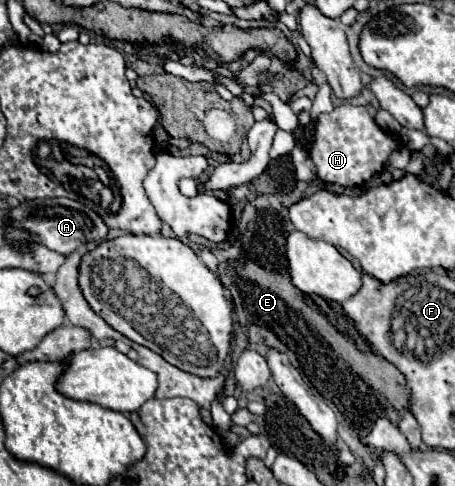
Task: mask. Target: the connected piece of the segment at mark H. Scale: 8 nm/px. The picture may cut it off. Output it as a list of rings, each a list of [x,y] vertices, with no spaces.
[[[342,104],[330,114],[320,114],[316,120],[316,142],[310,148],[310,158],[316,164],[320,180],[340,186],[360,186],[384,168],[396,146],[396,140],[380,130],[364,106]]]

